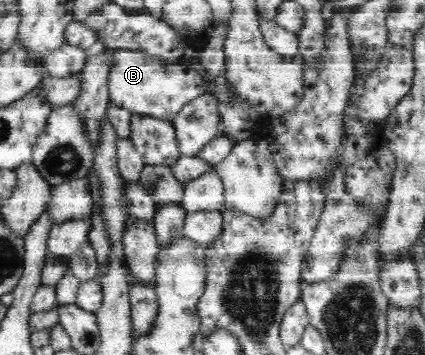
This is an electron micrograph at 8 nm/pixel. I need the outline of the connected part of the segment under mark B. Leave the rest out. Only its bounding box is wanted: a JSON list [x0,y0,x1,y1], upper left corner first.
[108,50,208,123]

